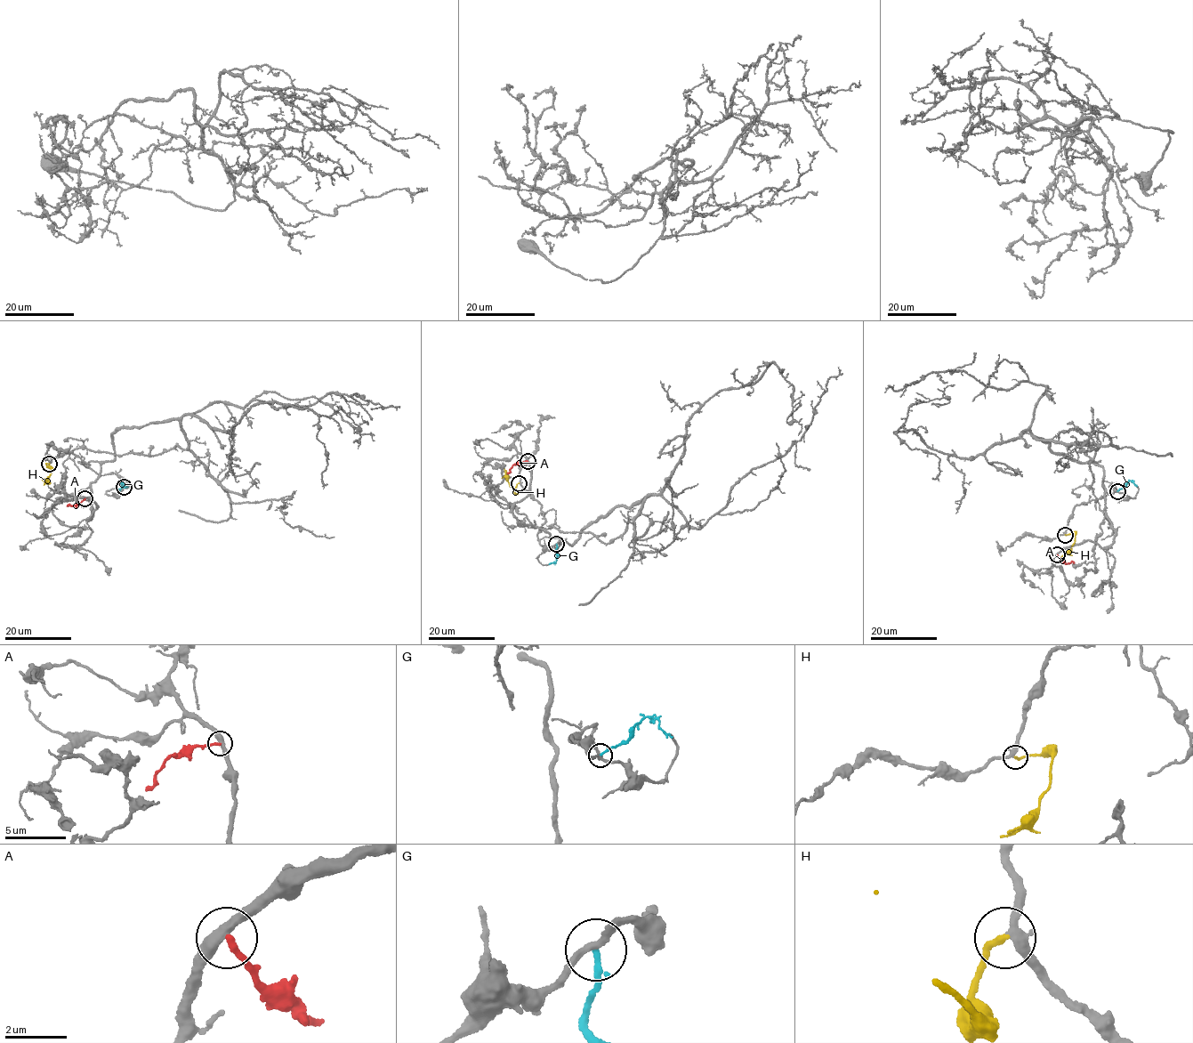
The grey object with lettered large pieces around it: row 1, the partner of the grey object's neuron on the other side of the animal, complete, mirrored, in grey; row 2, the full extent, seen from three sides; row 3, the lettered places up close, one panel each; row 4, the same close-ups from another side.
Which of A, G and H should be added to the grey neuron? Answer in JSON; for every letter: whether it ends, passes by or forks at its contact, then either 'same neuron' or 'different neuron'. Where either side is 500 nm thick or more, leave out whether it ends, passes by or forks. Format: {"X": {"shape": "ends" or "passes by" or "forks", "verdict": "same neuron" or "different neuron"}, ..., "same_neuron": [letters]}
{"A": {"shape": "ends", "verdict": "different neuron"}, "G": {"shape": "ends", "verdict": "different neuron"}, "H": {"shape": "ends", "verdict": "same neuron"}, "same_neuron": ["H"]}

